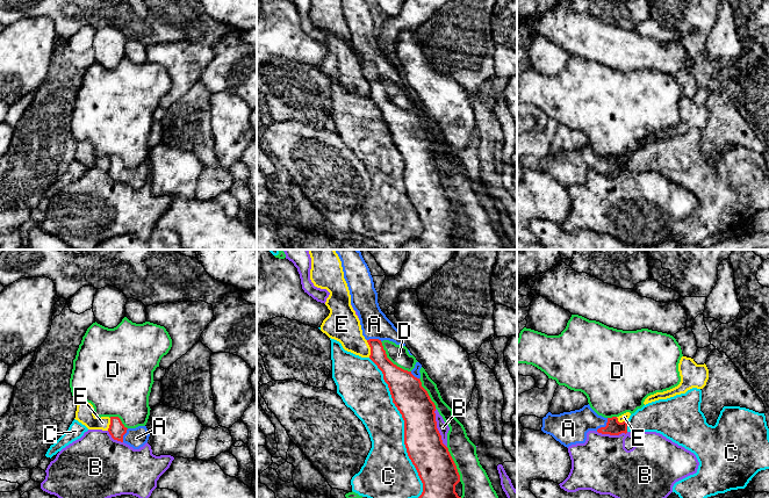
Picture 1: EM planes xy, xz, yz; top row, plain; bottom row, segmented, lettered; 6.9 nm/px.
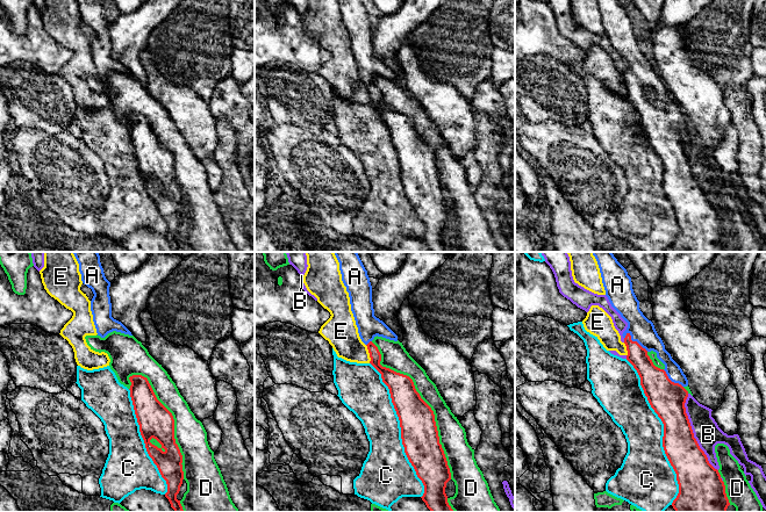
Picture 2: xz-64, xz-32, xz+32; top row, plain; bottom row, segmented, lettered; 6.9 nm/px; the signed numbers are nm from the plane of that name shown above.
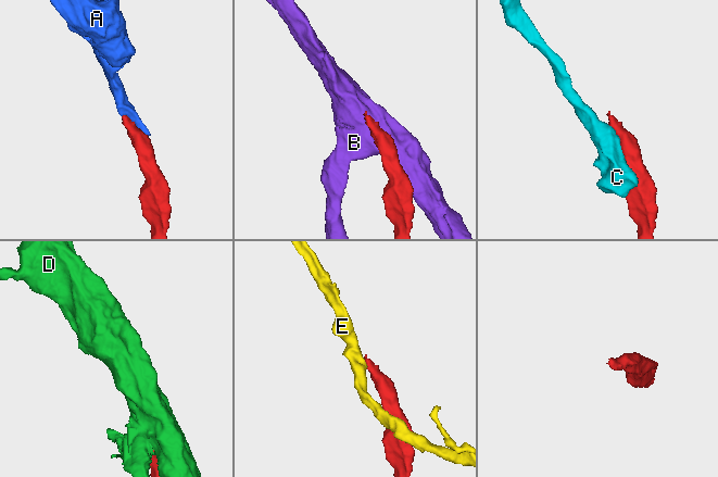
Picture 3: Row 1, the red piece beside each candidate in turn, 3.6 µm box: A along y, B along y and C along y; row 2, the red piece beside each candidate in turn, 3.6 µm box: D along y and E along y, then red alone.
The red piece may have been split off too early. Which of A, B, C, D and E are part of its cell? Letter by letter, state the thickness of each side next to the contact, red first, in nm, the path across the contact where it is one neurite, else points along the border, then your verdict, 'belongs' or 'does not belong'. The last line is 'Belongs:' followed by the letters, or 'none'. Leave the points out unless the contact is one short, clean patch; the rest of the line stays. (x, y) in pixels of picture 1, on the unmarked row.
A: 110/220 nm | belongs
B: 260/80 nm | does not belong
C: 260/280 nm | does not belong
D: 220/140 nm | does not belong
E: 150/220 nm | along xz (366, 80), (369, 87), (369, 96) | does not belong
Belongs: A

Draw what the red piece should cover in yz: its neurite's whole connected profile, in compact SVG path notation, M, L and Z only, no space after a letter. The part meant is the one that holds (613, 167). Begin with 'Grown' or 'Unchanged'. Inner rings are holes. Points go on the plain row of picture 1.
Grown. M588 144L580 150L560 154L548 152L542 158L541 171L568 188L572 185L584 183L589 171L610 175L626 174L627 161L619 163L617 157L598 156Z

